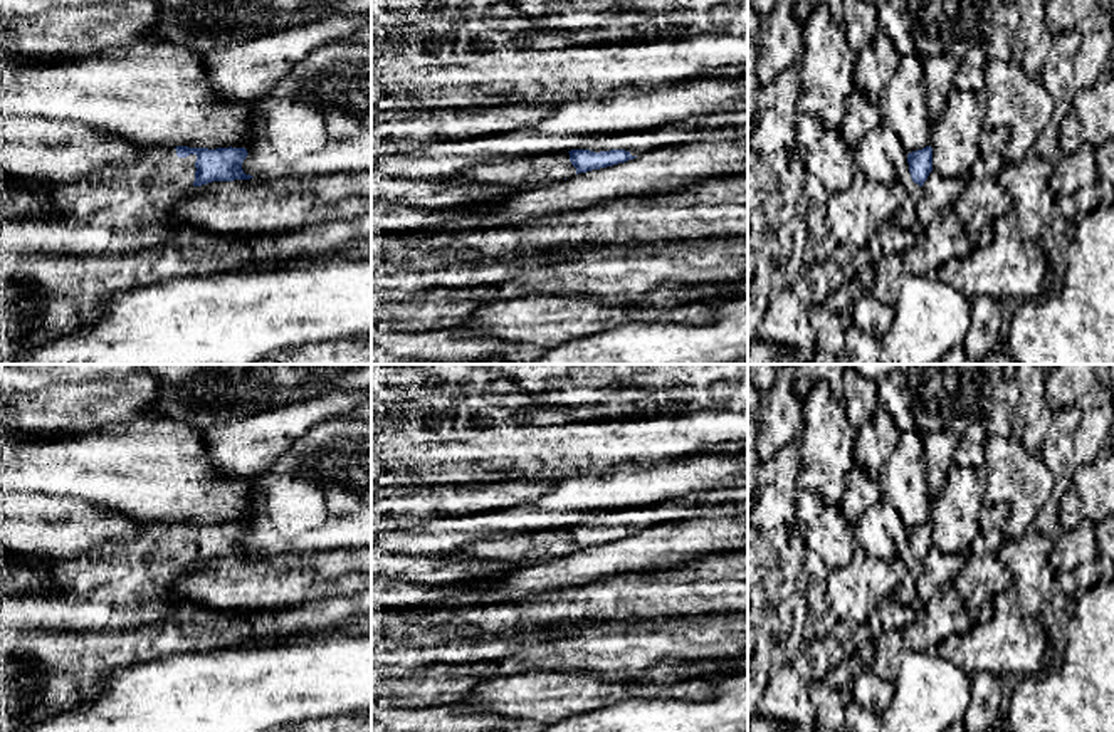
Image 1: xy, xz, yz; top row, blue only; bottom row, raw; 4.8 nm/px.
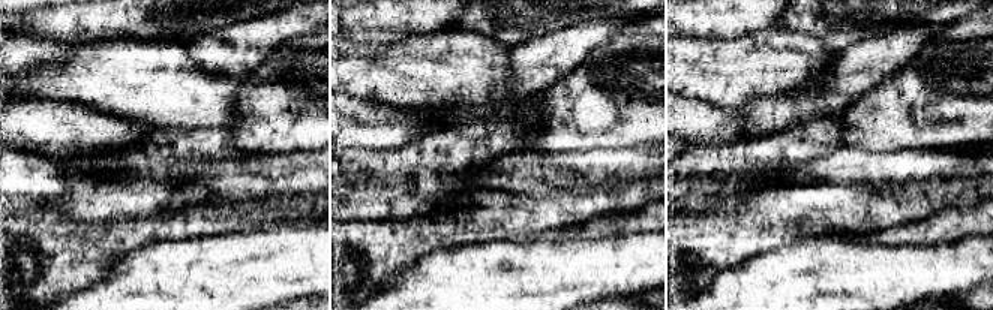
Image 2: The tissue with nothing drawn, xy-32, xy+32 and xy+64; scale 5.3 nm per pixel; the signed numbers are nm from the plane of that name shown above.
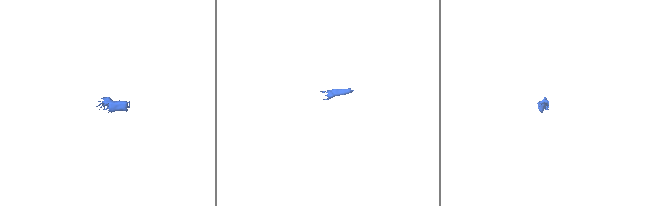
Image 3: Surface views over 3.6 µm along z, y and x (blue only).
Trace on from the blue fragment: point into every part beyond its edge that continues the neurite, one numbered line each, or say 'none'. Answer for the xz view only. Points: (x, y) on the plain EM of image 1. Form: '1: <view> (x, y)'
1: xz (731, 502)
2: xz (533, 548)

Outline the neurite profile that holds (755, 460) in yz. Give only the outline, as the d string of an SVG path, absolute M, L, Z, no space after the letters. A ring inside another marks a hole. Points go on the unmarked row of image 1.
M748 418L748 497L758 489L758 470L763 463L758 452L759 423Z

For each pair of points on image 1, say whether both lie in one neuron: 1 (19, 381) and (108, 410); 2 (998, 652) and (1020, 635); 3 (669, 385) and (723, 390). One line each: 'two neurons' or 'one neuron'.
1: two neurons
2: one neuron
3: one neuron

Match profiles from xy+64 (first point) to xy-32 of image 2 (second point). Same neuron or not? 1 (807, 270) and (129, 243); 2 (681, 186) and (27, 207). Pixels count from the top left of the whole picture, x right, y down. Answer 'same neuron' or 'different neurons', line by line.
1: different neurons
2: same neuron

